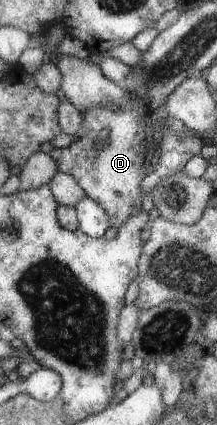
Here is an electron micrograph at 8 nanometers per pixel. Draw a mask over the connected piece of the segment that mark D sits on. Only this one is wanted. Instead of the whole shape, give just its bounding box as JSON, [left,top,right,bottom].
[59,97,151,229]

